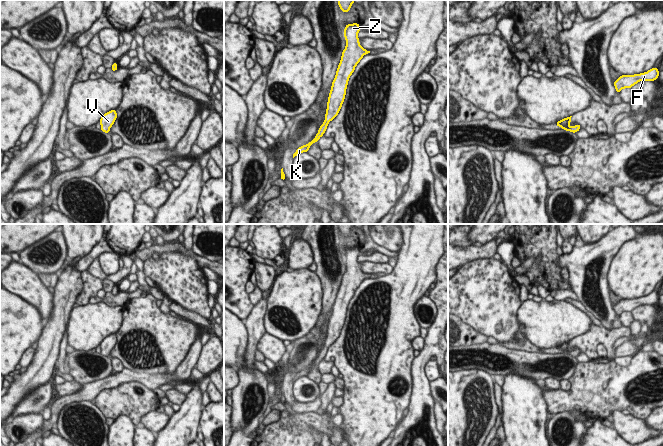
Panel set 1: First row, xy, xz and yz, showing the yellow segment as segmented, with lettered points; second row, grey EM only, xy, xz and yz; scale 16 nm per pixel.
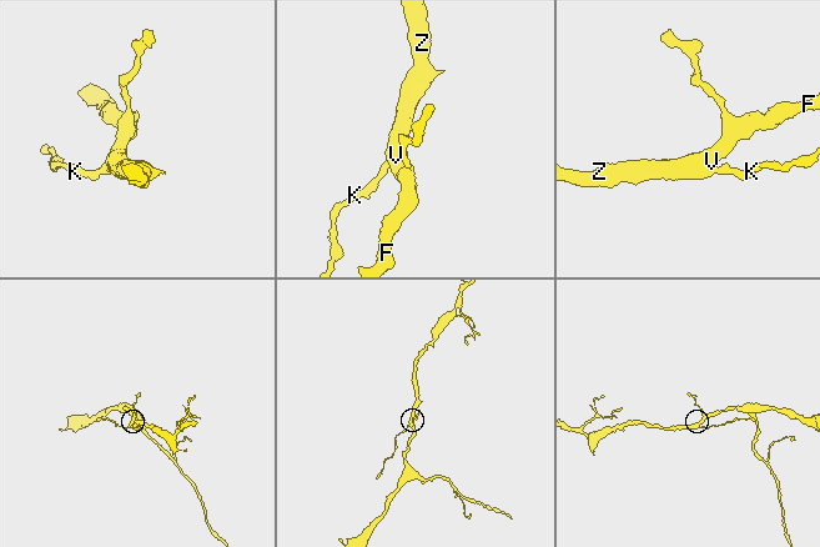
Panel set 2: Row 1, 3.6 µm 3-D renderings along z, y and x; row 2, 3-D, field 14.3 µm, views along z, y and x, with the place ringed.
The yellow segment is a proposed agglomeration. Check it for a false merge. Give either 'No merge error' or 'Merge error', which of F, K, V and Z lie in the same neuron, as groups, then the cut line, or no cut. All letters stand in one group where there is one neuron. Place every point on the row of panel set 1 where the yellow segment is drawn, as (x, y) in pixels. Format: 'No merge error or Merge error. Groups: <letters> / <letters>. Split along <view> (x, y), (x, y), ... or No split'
No merge error. Groups: F K V Z. No split.

